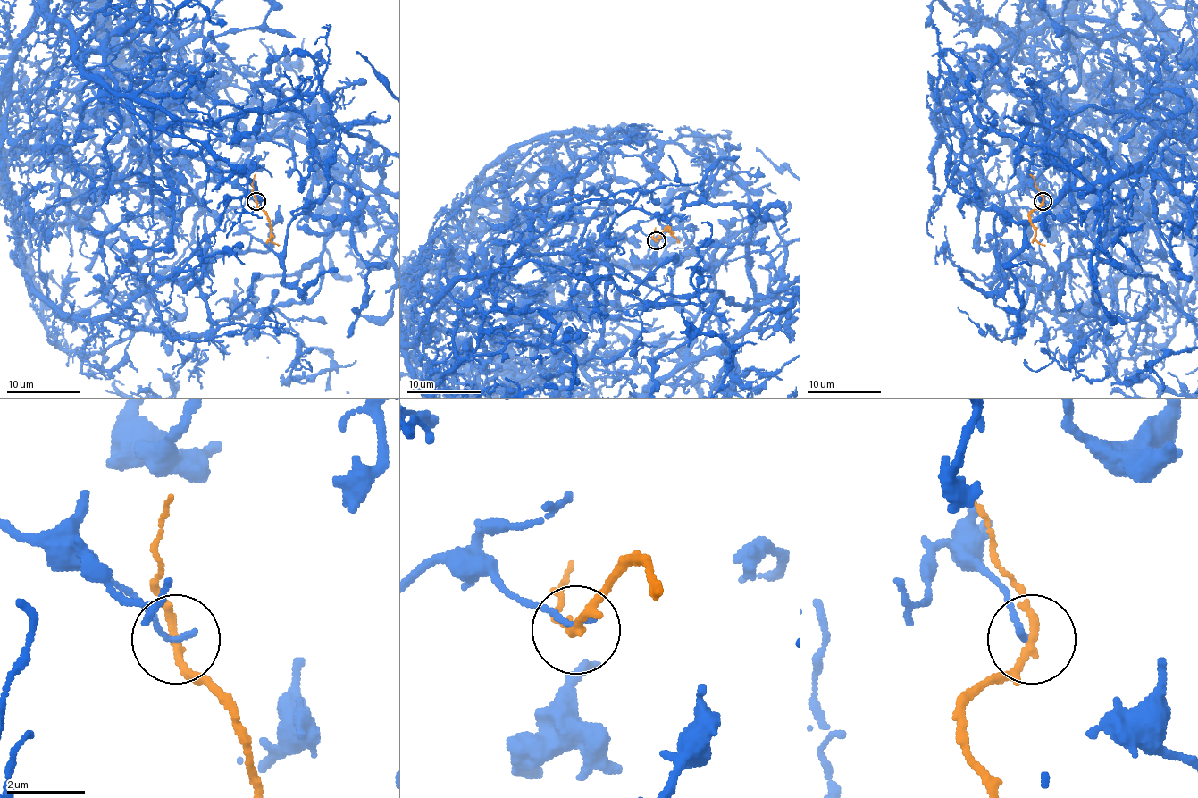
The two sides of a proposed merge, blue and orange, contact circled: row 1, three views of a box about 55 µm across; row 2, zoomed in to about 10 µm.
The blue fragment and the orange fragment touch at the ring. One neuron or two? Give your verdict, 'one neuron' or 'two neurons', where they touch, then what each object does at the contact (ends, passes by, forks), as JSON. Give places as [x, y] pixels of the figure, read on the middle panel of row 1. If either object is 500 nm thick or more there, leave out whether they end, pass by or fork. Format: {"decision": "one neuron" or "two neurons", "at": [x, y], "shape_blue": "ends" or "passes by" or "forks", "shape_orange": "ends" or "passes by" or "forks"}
{"decision": "two neurons", "at": [656, 240], "shape_blue": "ends", "shape_orange": "passes by"}

